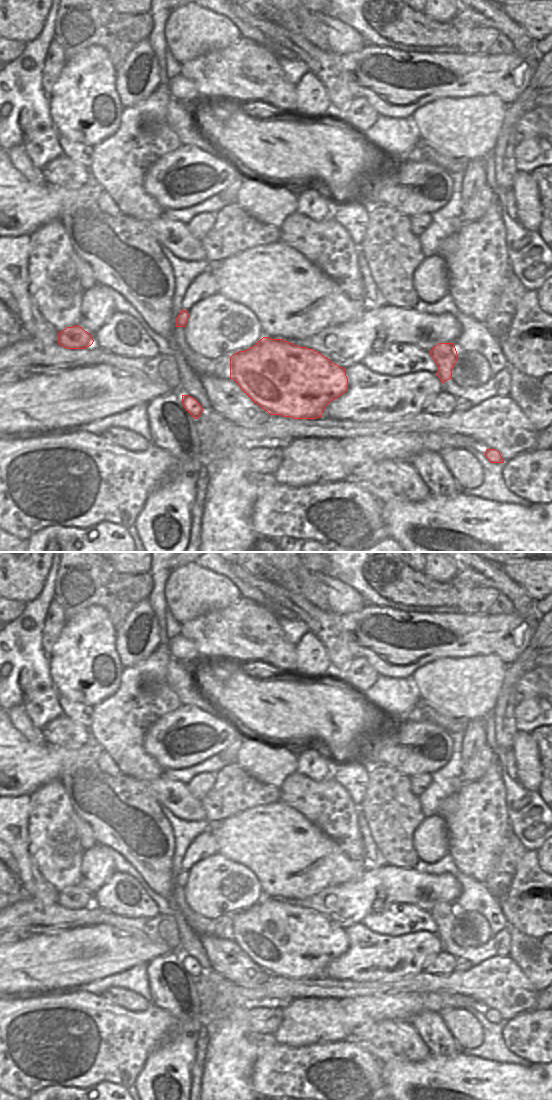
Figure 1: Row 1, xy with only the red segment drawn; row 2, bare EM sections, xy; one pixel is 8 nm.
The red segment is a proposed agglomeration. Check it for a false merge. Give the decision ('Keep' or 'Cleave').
Keep

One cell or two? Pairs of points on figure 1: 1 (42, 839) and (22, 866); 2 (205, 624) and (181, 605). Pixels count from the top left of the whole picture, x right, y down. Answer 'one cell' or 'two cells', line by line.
1: two cells
2: two cells

